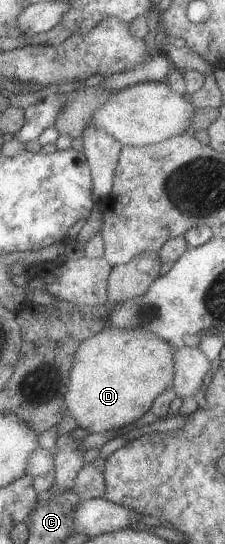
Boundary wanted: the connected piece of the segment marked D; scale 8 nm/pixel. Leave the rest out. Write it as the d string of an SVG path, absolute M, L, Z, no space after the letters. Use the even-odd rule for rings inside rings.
M111 326L97 337L88 339L75 354L66 395L67 411L81 428L92 434L126 428L152 411L160 395L175 386L176 367L175 345L145 328L128 330Z

